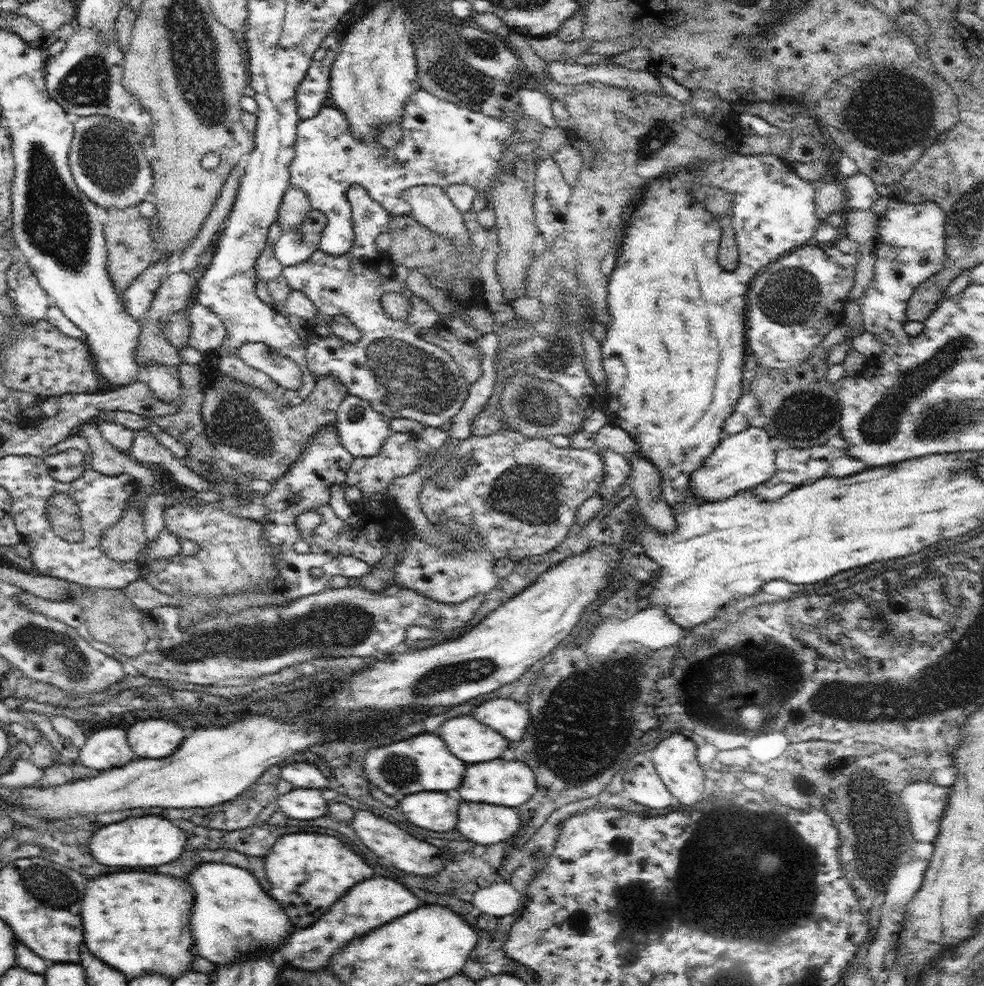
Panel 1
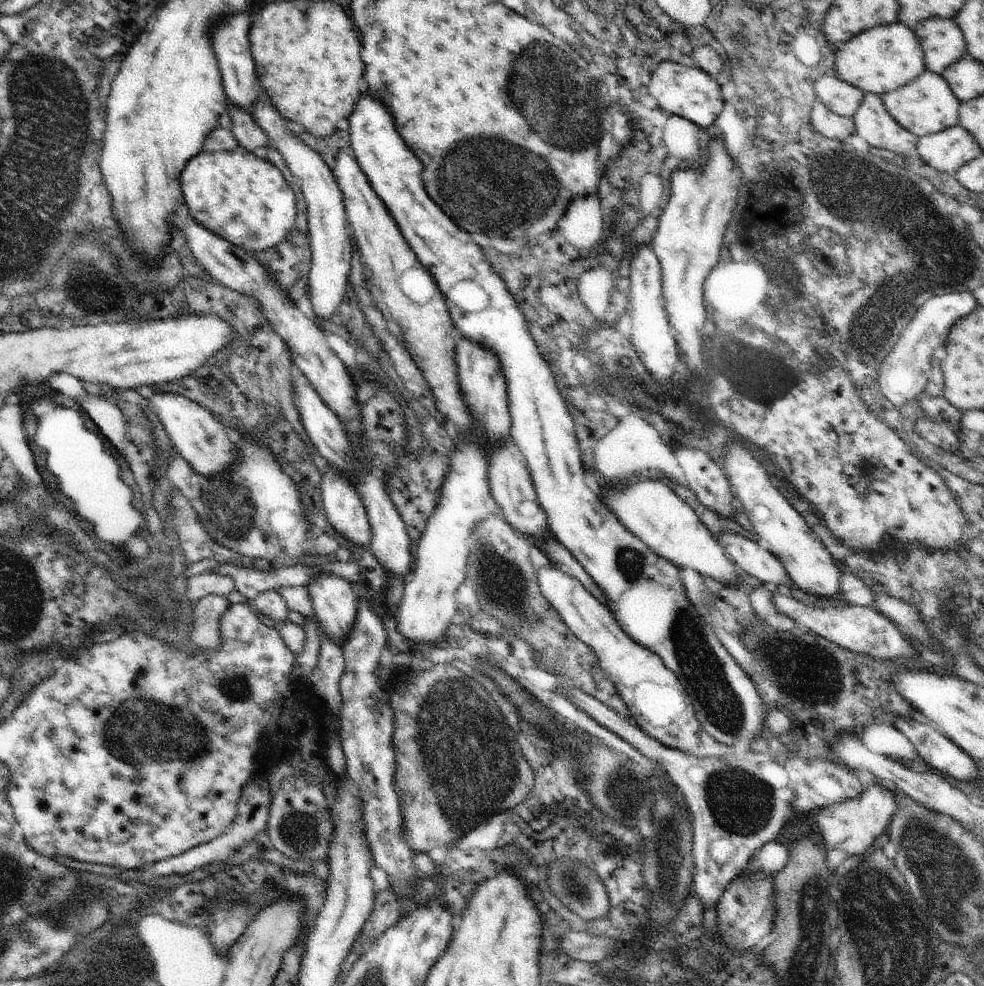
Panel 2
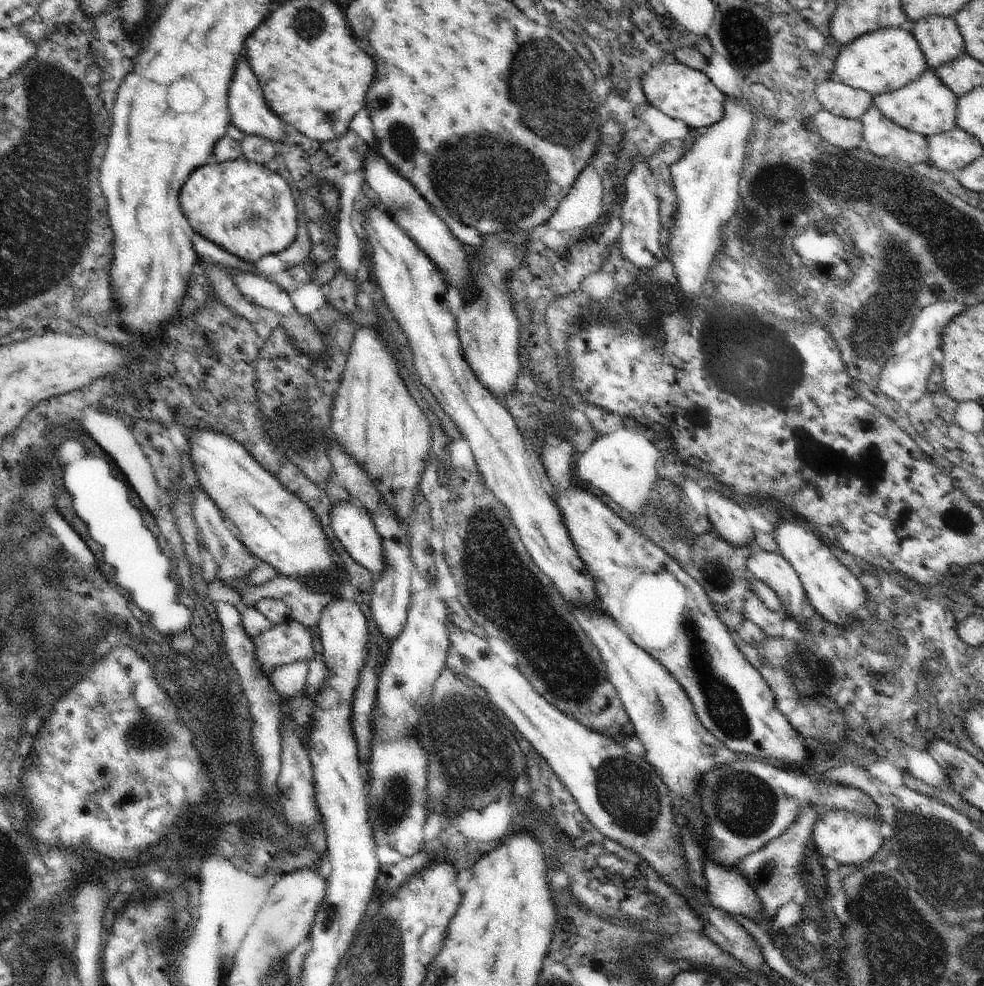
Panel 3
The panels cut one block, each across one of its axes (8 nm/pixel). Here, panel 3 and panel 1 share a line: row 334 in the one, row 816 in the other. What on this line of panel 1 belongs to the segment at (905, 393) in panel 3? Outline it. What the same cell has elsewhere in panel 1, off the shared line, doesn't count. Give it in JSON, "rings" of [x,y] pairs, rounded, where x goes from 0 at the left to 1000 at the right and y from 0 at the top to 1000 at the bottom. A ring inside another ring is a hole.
{"rings":[[[929,793],[917,800],[915,809],[918,819],[923,824],[927,848],[931,855],[949,854],[953,848],[961,815],[963,815],[965,799],[951,796],[951,793]]]}

